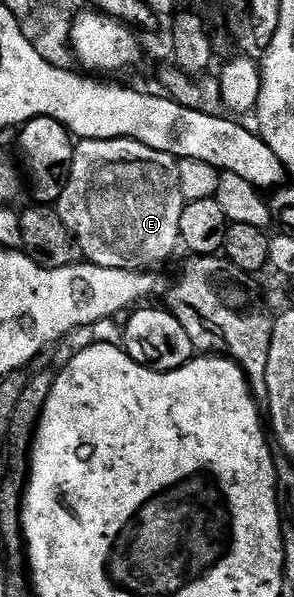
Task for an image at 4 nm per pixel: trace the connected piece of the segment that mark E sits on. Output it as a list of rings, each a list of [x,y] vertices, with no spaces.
[[[82,140],[72,153],[72,167],[54,207],[64,225],[76,235],[83,259],[103,268],[138,272],[152,270],[181,247],[180,223],[185,206],[180,181],[180,161],[162,150],[150,150],[133,140]]]

